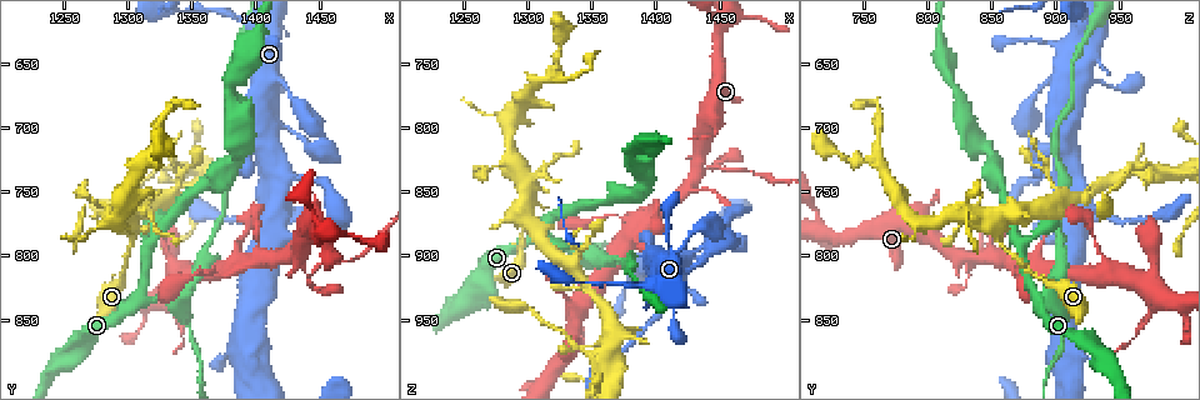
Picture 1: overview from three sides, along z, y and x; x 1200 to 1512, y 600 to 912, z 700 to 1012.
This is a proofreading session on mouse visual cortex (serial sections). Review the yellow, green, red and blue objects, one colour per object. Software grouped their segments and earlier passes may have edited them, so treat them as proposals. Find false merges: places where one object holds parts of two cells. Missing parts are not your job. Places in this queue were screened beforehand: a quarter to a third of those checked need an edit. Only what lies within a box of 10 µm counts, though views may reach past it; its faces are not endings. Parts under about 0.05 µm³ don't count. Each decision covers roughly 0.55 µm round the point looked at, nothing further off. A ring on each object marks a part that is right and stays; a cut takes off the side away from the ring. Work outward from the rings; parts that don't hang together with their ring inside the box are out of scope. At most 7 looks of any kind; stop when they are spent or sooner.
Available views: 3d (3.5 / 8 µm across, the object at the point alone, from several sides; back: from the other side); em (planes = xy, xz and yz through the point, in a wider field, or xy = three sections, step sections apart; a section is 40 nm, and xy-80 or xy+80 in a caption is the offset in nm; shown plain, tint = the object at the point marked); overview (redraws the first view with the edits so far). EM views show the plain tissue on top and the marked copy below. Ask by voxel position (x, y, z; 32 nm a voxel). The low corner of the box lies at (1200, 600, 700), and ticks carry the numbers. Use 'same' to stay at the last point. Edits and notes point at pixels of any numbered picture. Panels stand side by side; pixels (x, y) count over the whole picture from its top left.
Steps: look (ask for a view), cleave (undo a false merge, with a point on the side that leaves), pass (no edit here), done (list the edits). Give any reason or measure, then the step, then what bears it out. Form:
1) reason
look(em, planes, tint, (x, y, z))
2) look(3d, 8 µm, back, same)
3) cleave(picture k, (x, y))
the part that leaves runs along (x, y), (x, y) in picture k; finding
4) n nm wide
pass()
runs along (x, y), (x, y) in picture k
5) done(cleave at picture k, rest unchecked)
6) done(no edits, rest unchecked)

three-way junction
look(3d, 8 µm, (1308, 840, 884))

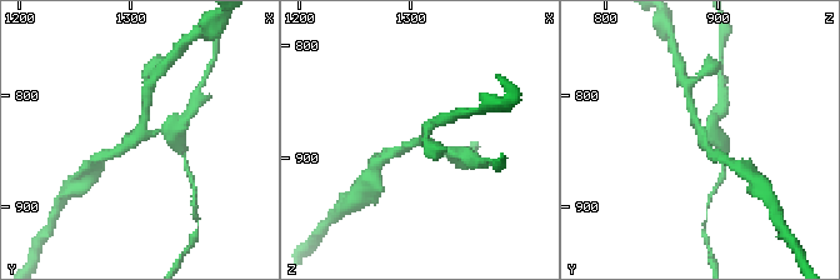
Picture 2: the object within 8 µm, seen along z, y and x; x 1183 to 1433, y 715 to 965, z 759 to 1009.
3 arms; arms of 150, 200, 250 nm
look(em, xy, step 5, tint, same)

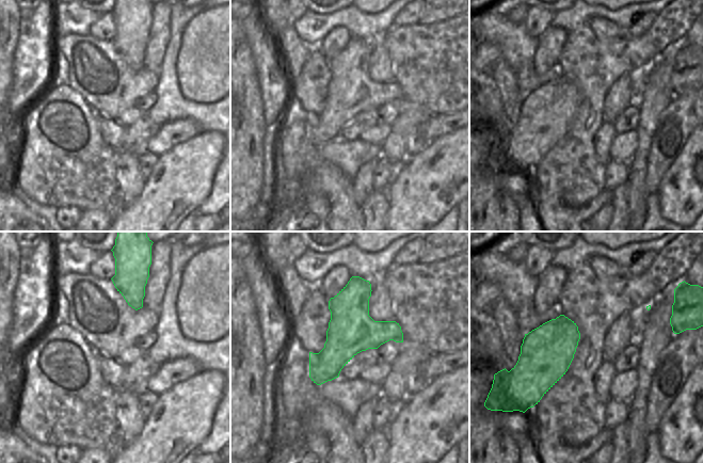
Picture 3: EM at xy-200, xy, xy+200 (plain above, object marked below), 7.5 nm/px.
pass()
runs along (110, 155), (139, 136), (145, 104) in picture 2; one cell here

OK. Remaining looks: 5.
abrupt turn
look(3d, 3.5 µm, (1432, 800, 834))

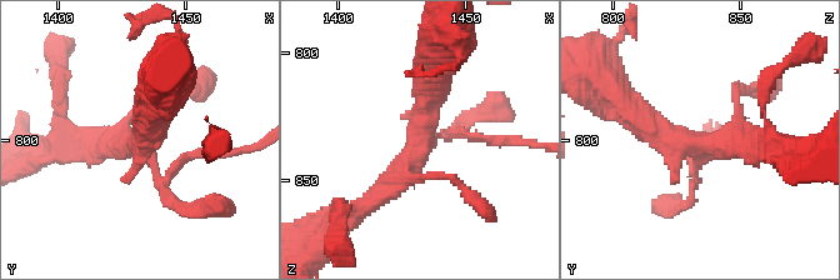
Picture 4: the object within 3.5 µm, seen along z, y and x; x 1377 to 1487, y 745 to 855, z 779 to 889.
look(em, xy, step 2, tint, (1431, 802, 832))

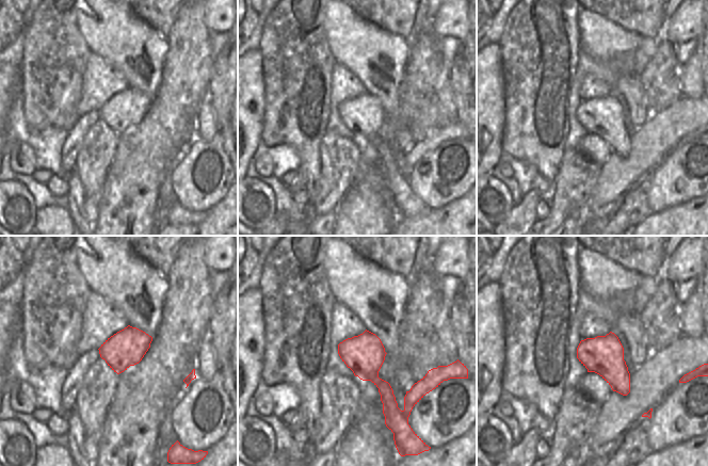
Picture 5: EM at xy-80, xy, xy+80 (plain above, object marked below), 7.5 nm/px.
cleave(picture 4, (489, 139))
the part that leaves runs along (445, 138), (469, 134), (541, 144) in picture 4; a second cell is stuck on

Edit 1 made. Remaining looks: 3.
sharp bend
look(3d, 8 µm, (1304, 780, 854))

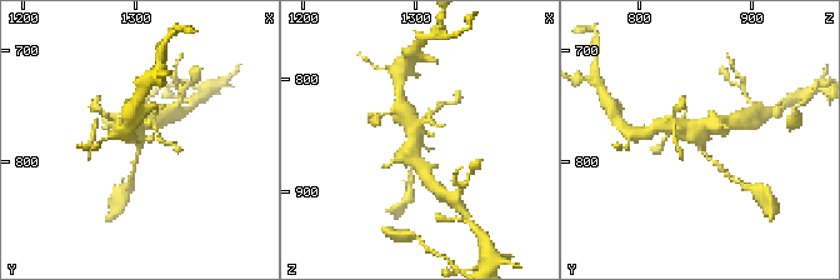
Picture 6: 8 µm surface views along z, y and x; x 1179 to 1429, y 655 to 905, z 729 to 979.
need the tissue
look(em, xy, step 5, tint, same)

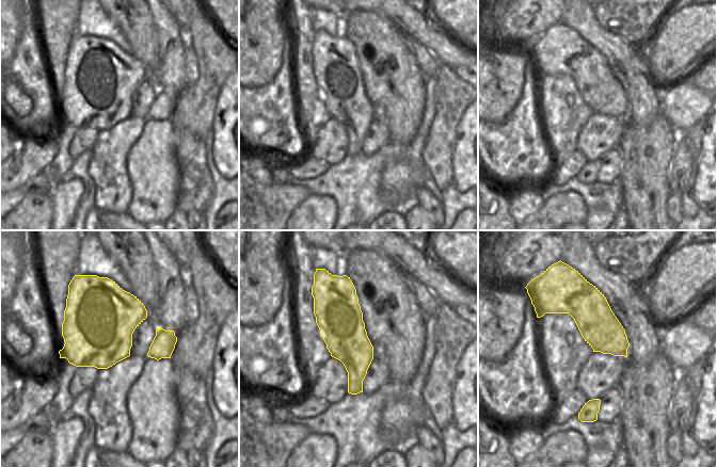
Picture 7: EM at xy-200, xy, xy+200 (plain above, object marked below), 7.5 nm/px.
pass()
runs along (133, 168), (141, 121) in picture 6; one cell here

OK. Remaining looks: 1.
done(cleave at picture 4, rest unchecked)

